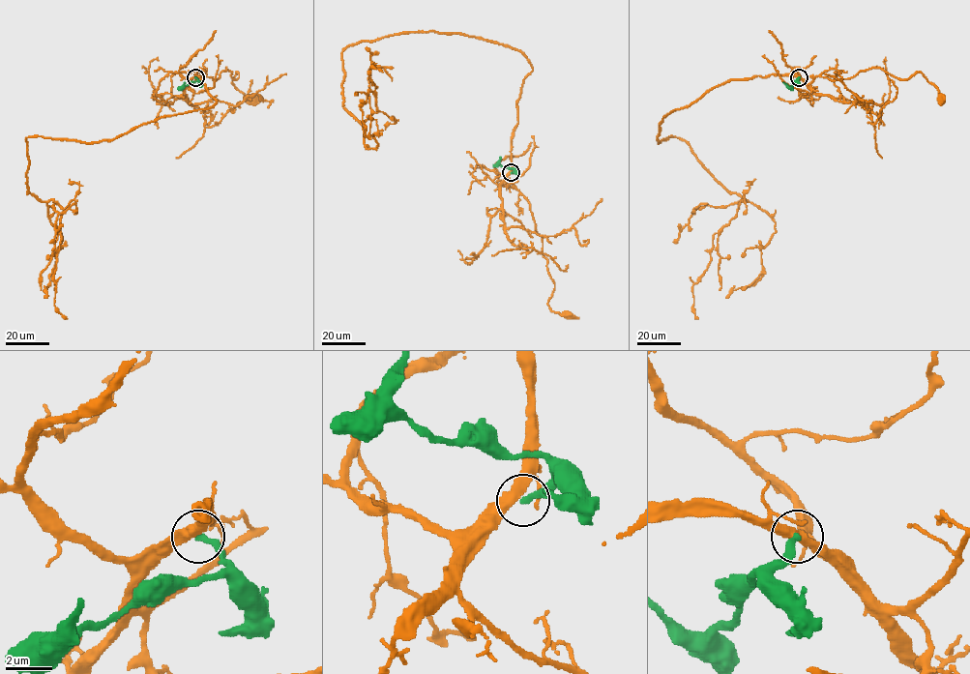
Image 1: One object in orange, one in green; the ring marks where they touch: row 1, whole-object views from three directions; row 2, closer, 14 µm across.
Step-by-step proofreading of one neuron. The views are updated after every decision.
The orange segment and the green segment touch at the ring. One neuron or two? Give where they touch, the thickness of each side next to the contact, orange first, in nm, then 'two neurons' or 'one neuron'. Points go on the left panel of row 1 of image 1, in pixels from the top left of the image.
(195, 77) | 420/280 nm | two neurons

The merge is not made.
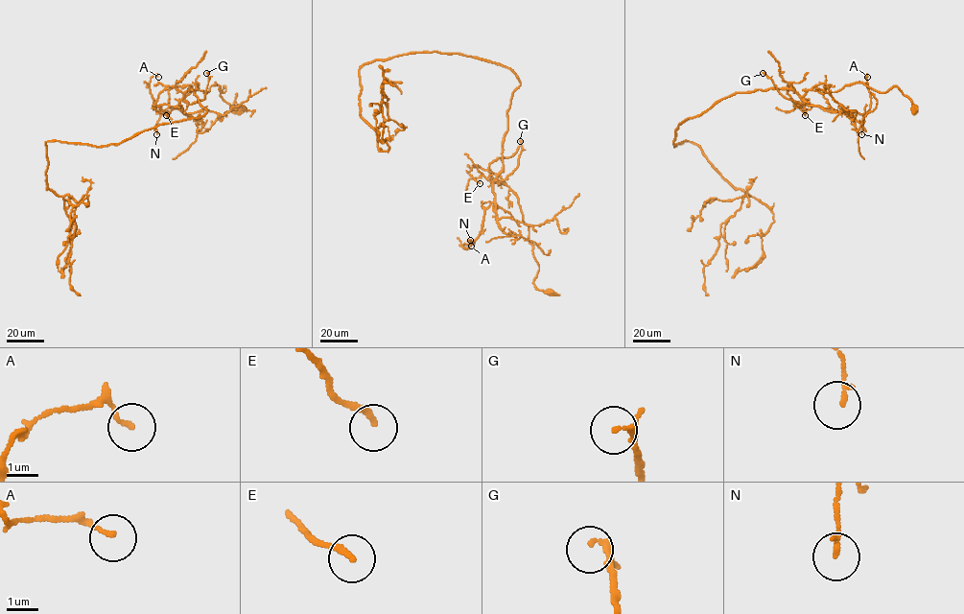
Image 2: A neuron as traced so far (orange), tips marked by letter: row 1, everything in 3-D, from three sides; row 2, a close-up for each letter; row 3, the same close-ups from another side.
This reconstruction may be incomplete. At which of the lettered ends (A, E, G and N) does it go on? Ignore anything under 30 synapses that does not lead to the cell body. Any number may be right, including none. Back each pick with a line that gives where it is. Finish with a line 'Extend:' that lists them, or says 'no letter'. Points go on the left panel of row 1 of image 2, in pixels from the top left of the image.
Extend: no letter

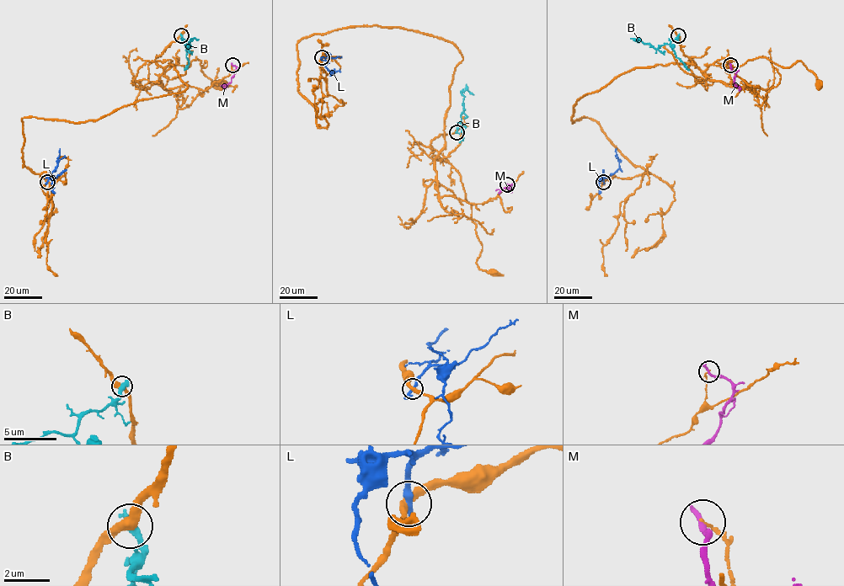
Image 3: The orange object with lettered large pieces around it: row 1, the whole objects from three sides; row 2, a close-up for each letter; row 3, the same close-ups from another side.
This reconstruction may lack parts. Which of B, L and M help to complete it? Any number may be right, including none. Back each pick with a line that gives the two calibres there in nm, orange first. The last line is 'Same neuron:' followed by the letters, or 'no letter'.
Same neuron: no letter

